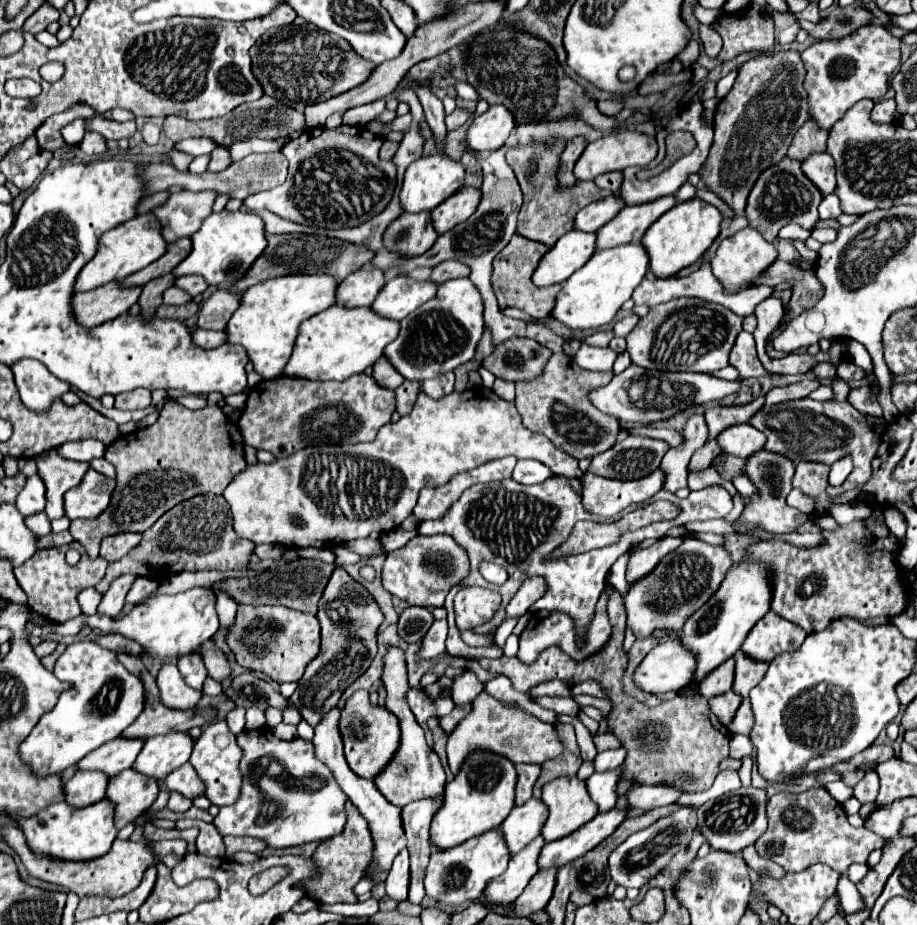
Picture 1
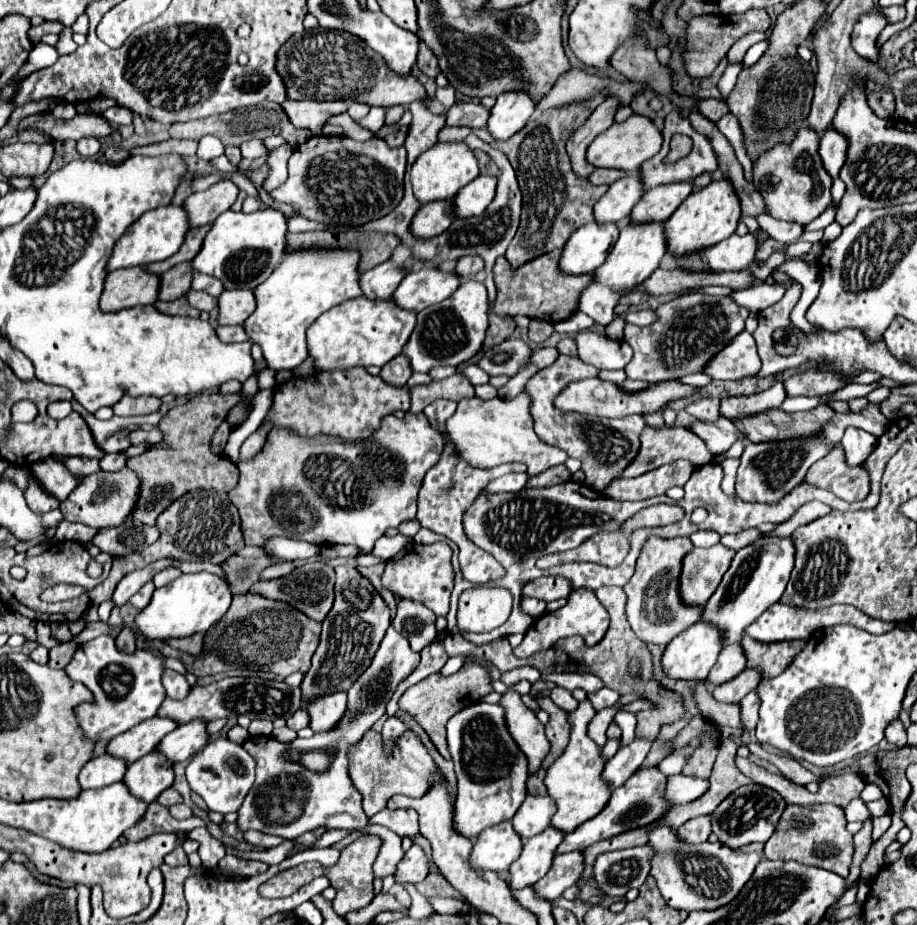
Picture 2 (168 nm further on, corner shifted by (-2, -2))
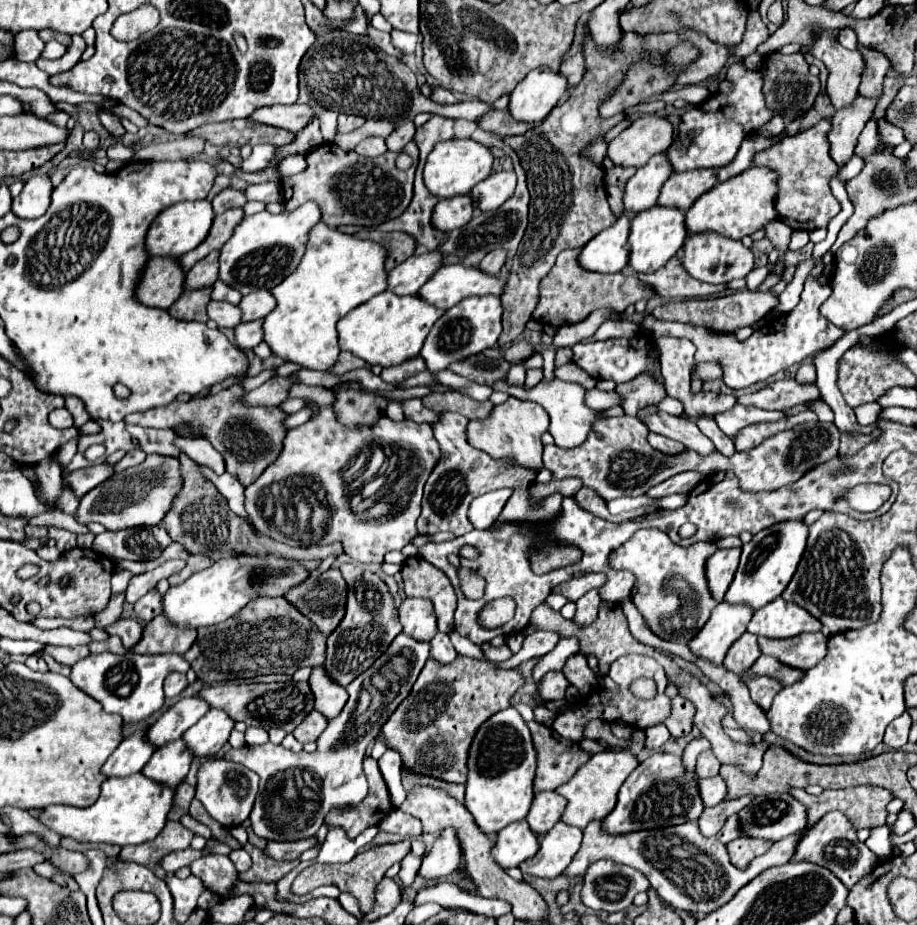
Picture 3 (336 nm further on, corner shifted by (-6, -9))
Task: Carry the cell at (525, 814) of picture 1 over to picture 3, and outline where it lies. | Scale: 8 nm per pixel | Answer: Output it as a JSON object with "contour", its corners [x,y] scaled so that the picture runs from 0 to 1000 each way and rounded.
{"contour":[[[592,855],[592,857],[583,857],[579,877],[575,881],[575,890],[579,892],[579,896],[588,903],[594,903],[614,881],[618,870],[618,864],[614,864],[610,857],[605,855]]]}

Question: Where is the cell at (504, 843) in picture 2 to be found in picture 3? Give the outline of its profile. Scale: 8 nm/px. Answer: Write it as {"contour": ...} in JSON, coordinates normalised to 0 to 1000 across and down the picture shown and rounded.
{"contour":[[[570,885],[566,890],[555,890],[549,898],[542,901],[538,926],[549,939],[566,937],[566,933],[586,922],[586,916],[588,903],[583,903],[577,890]]]}

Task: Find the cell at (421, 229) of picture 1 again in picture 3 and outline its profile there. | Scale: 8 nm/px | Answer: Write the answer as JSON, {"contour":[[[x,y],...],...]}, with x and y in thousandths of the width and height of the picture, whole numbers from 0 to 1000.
{"contour":[[[501,211],[496,215],[481,215],[472,228],[472,243],[481,250],[492,250],[505,245],[516,235],[514,211]]]}

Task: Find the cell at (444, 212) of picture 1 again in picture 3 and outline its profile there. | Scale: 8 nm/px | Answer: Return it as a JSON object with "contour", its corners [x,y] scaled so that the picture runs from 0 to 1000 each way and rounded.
{"contour":[[[559,183],[535,187],[527,198],[520,198],[514,206],[518,224],[522,228],[544,226],[546,219],[551,219],[559,211],[562,200],[564,200],[564,189]]]}

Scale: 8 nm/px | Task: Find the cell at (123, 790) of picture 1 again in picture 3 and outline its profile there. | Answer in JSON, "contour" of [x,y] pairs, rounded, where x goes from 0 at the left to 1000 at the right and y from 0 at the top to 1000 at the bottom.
{"contour":[[[193,799],[173,808],[165,816],[162,825],[156,829],[156,836],[176,846],[195,849],[197,842],[206,836],[208,823],[210,823],[208,810],[200,803],[200,799]]]}

